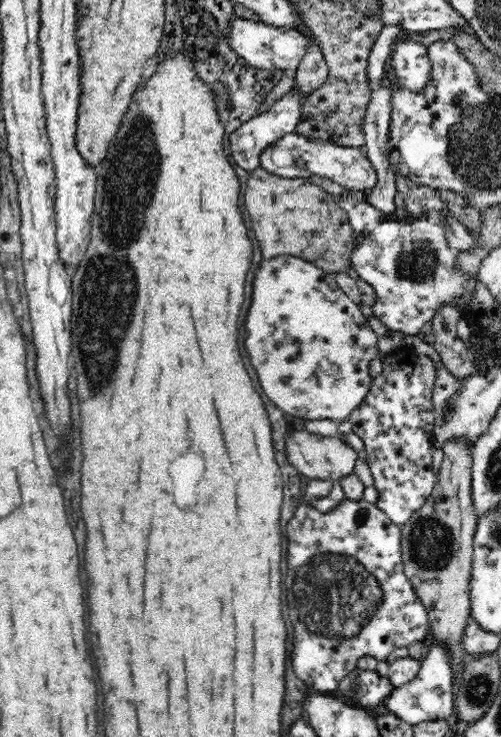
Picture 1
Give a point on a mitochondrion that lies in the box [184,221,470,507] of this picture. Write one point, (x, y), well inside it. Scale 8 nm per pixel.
(418, 262)

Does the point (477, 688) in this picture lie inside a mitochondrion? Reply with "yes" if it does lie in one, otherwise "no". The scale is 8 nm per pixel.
yes

